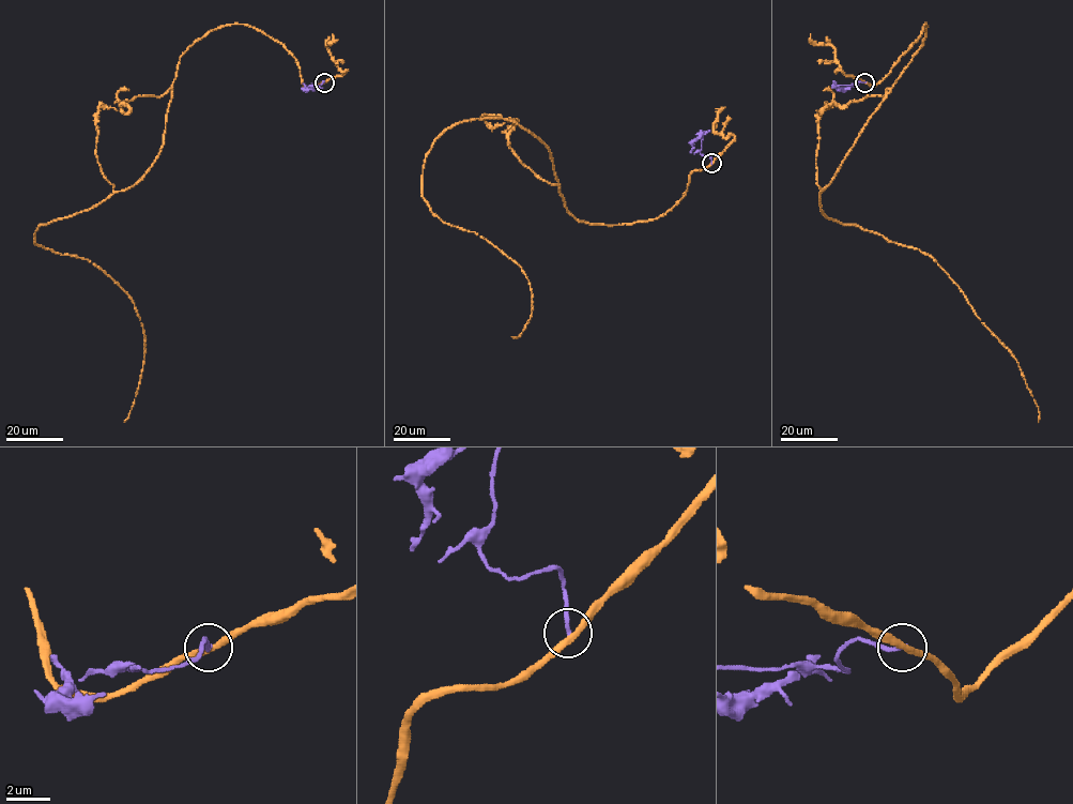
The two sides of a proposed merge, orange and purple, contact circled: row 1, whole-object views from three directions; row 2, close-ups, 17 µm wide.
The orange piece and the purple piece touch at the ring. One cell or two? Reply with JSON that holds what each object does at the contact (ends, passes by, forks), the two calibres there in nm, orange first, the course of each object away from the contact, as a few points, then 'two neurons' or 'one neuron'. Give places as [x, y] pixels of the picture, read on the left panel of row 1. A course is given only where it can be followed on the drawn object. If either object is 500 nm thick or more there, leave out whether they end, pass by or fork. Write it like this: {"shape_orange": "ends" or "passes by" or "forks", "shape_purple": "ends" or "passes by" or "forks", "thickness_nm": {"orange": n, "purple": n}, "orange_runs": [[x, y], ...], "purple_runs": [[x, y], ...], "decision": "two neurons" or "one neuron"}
{"shape_orange": "passes by", "shape_purple": "ends", "thickness_nm": {"orange": 280, "purple": 200}, "orange_runs": [[323, 82], [253, 27], [209, 31], [150, 169], [35, 230], [134, 304], [124, 422]], "purple_runs": [[323, 82], [312, 85], [309, 89], [305, 89], [303, 84]], "decision": "two neurons"}

